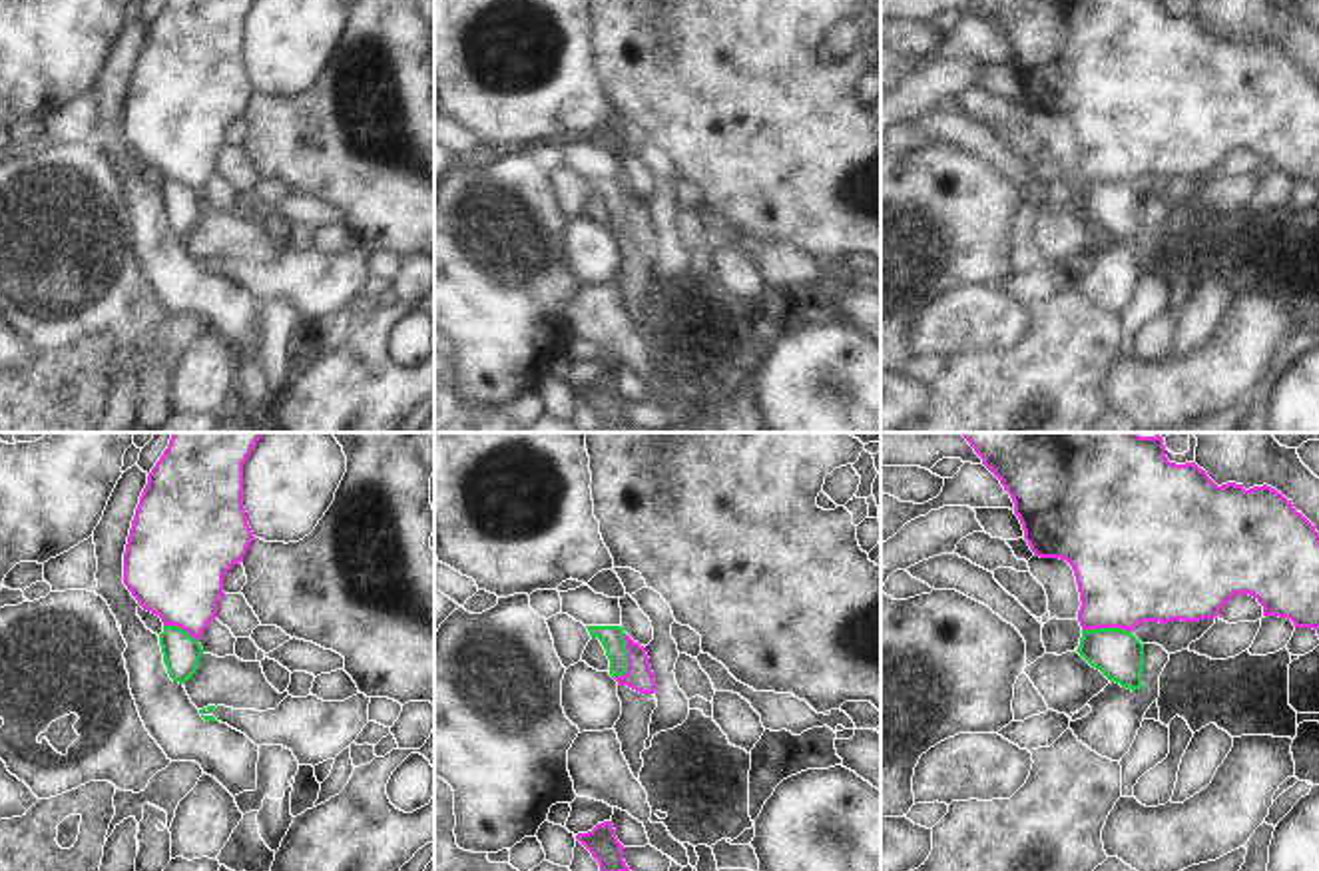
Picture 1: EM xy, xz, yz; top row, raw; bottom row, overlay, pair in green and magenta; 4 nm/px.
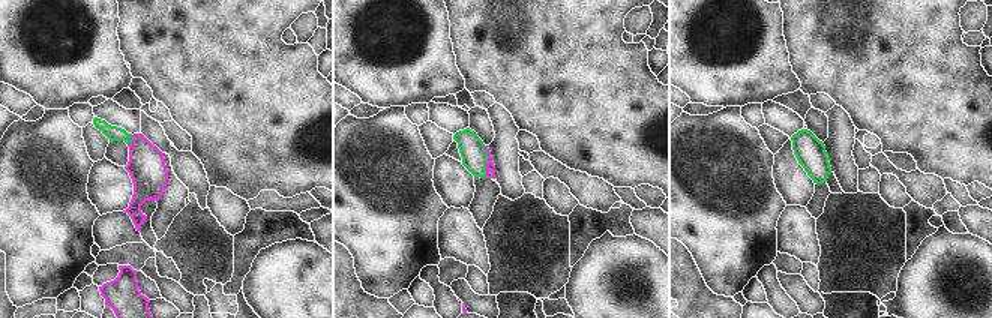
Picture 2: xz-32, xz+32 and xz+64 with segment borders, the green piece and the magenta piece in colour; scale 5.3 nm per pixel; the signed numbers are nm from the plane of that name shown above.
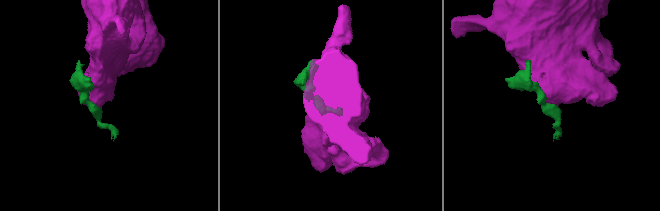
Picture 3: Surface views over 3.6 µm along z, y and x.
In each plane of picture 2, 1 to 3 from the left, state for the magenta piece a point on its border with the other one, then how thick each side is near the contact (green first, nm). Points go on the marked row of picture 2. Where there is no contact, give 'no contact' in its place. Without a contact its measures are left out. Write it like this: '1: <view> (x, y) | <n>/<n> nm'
1: xz-32 (131, 140) | 80/200 nm
2: xz+32 (486, 161) | 140/50 nm
3: no contact

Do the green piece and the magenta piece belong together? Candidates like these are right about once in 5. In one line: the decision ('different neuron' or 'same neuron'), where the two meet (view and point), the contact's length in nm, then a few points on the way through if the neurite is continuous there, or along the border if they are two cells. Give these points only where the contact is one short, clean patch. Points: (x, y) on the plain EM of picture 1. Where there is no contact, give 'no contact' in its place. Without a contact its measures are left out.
different neuron; meets green in xz at (626, 212); contact 190 nm long; border along xz (626, 188), (626, 224), (614, 232)

